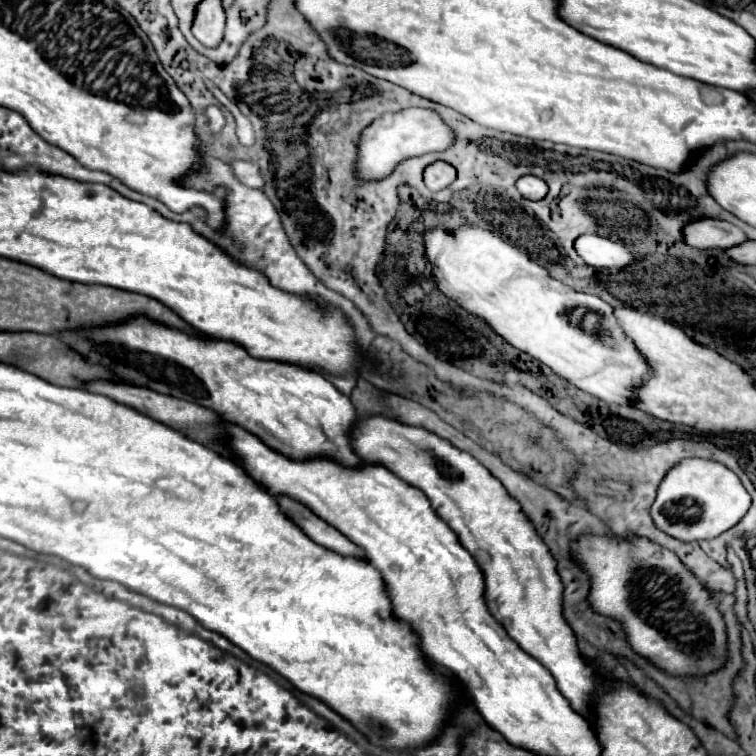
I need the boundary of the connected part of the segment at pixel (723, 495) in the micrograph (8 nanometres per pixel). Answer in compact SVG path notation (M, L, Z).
M683 458L665 474L665 480L659 484L659 492L653 502L653 522L663 532L691 542L715 538L733 528L745 516L749 506L749 492L743 488L739 476L725 464L707 458Z

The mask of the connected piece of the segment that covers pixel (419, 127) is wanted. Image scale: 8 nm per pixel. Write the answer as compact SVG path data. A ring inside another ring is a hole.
M409 108L403 112L395 112L395 114L385 114L383 118L375 120L371 126L363 130L363 136L359 142L359 160L357 160L359 178L379 180L391 174L395 164L399 164L401 160L409 156L421 156L425 152L447 150L453 144L453 140L455 136L451 128L447 128L447 124L433 110Z

